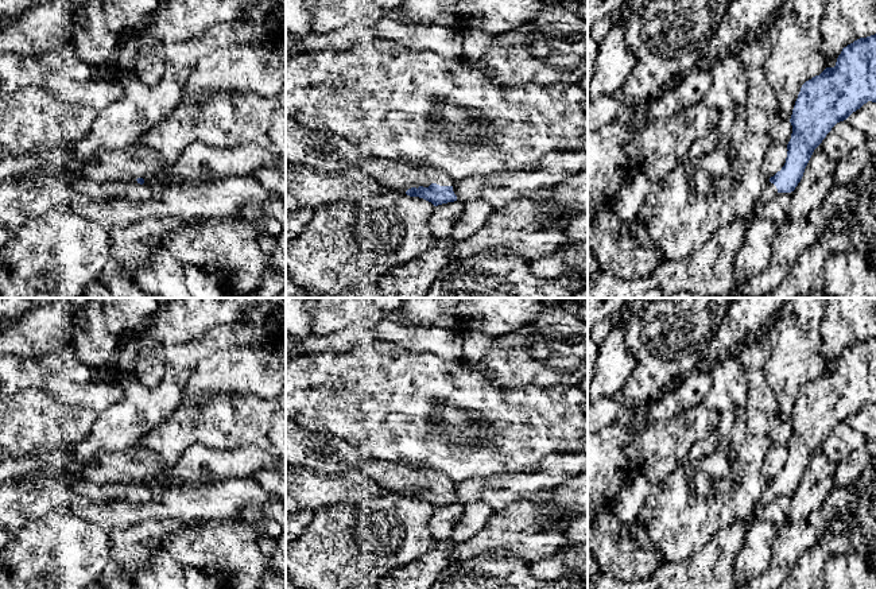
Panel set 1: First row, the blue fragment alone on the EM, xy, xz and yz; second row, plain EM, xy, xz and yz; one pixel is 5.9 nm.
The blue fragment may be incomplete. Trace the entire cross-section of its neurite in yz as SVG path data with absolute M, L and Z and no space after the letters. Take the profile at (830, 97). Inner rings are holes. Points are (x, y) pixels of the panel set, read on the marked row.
M876 34L860 38L842 49L834 67L826 67L819 75L806 81L795 101L790 123L791 139L787 144L786 163L770 178L757 199L753 212L729 226L717 230L698 251L681 260L664 260L651 275L627 280L601 272L588 280L588 298L664 298L678 291L697 292L709 298L720 298L734 291L734 259L743 243L744 233L759 210L778 193L791 193L801 182L805 168L814 152L832 128L846 120L868 101L876 102Z

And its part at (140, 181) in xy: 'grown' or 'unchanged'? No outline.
grown

